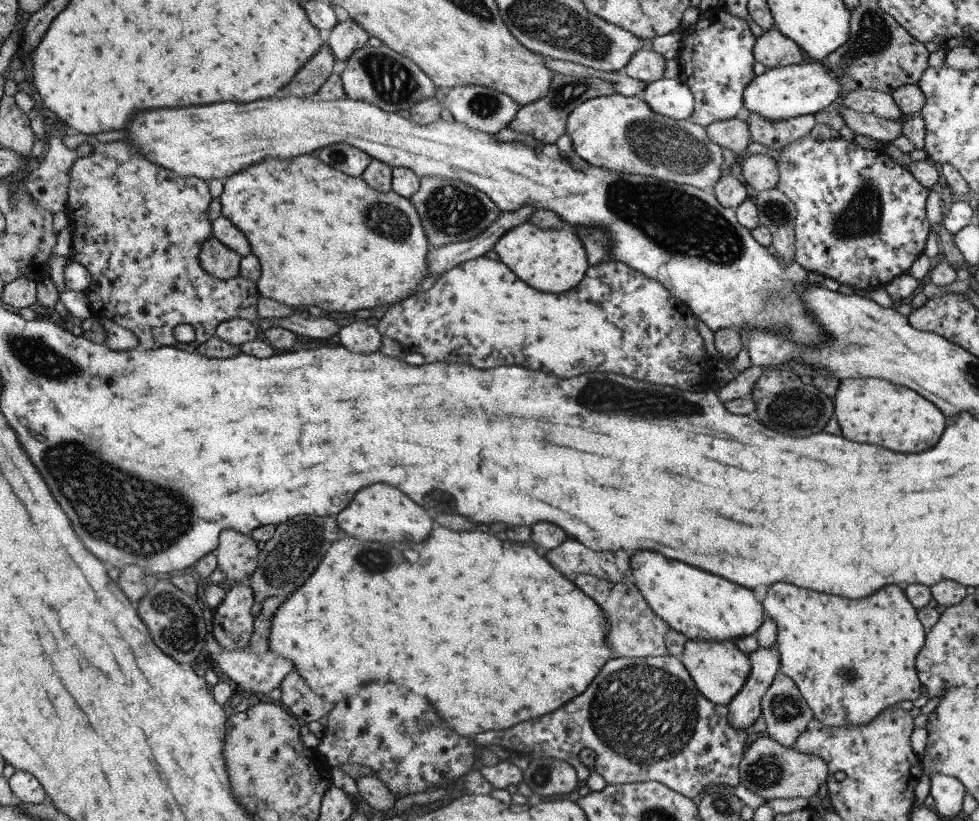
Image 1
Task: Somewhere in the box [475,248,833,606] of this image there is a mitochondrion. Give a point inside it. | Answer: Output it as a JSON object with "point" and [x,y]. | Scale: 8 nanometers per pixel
{"point":[596,395]}

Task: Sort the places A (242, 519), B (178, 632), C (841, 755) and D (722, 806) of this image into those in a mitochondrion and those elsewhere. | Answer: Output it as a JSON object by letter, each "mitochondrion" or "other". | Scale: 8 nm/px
{"A":"other","B":"mitochondrion","C":"other","D":"mitochondrion"}

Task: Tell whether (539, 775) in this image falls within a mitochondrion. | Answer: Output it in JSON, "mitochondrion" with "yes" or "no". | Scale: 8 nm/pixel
{"mitochondrion":"yes"}

